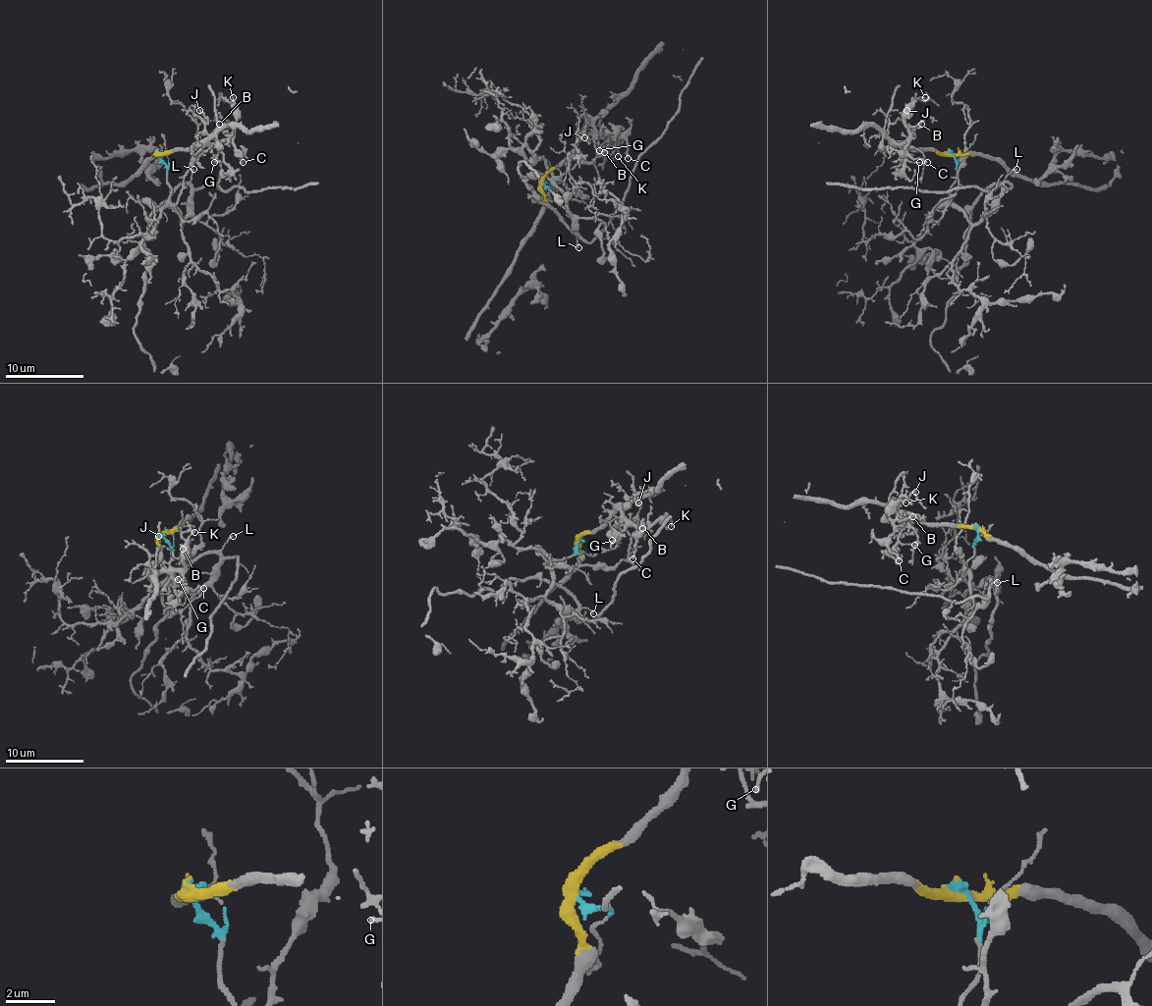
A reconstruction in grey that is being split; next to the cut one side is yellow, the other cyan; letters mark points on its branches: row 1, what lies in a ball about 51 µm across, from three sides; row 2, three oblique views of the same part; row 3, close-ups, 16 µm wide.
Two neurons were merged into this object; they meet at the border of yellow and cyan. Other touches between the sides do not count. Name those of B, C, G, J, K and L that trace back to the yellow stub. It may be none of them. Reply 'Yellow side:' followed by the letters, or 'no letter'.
Yellow side: B, C, G, J, K

